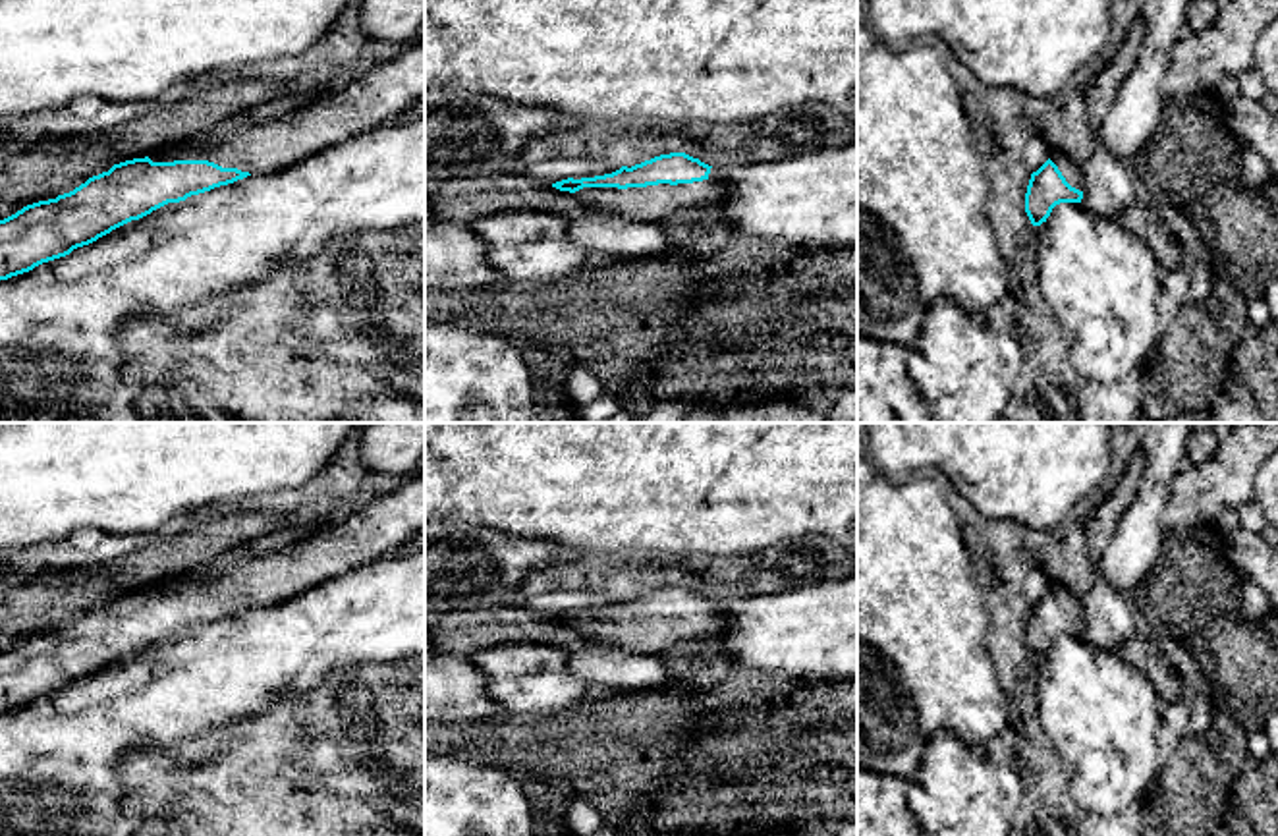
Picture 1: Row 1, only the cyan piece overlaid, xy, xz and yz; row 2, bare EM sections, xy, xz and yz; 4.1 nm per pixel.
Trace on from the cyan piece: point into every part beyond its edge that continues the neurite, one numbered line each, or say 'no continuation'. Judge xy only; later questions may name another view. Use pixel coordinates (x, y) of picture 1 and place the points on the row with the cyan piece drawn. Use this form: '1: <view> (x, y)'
1: xy (363, 103)

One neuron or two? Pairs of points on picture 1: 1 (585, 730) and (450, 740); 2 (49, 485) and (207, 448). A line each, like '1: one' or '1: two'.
1: one
2: one

